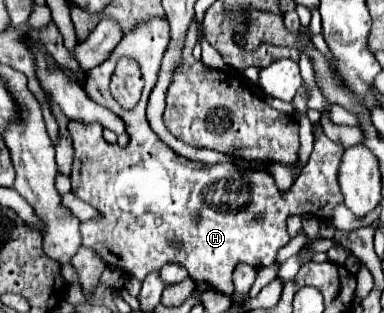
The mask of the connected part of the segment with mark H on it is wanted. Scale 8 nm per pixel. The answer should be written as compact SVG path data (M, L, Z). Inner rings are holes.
M149 18L133 26L111 56L87 72L87 94L119 114L127 126L129 144L125 148L107 144L99 124L69 124L75 148L71 192L99 212L99 218L81 222L81 246L95 250L105 264L117 266L137 280L143 280L151 270L167 262L179 262L187 266L193 280L207 282L215 290L231 296L231 276L237 264L245 262L253 268L269 266L275 262L279 248L289 244L291 238L285 224L289 216L317 214L321 220L331 218L333 208L343 202L337 182L343 146L331 142L323 130L317 128L311 158L285 194L277 190L269 172L245 170L243 174L233 162L207 166L177 156L153 134L145 118L147 98L157 82L167 44L167 20ZM121 58L135 60L145 78L141 100L133 110L123 110L109 92L109 78ZM175 240L181 242L179 252L171 252L171 242Z

